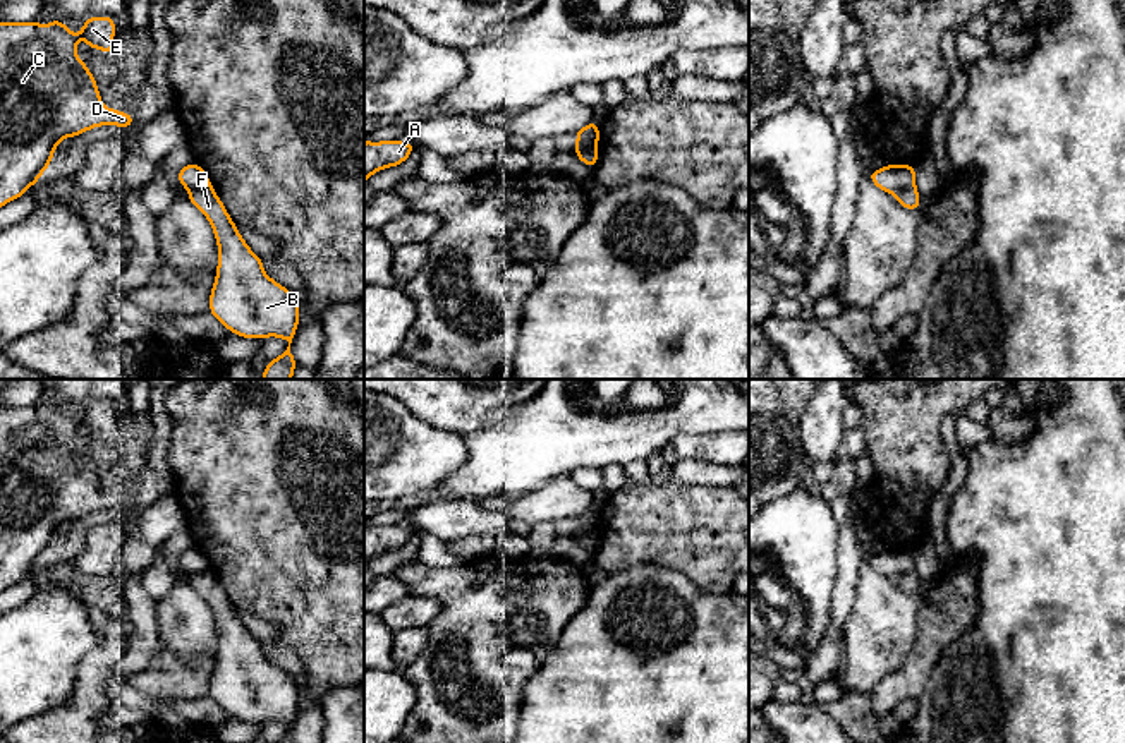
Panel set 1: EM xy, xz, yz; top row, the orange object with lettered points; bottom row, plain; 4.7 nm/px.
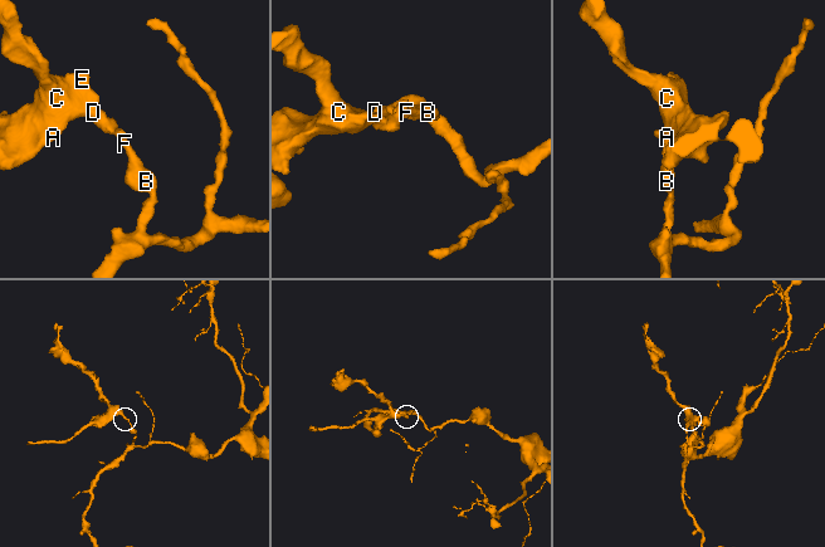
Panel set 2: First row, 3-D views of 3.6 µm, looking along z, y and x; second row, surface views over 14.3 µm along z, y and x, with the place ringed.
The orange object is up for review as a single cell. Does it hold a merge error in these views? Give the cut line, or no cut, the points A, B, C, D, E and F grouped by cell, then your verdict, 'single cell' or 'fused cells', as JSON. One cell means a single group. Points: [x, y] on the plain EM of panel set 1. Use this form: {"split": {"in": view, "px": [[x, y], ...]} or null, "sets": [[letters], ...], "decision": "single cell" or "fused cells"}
{"split": {"in": "xz", "px": [[596, 527], [576, 537]]}, "sets": [["A", "C", "D", "E"], ["B", "F"]], "decision": "fused cells"}

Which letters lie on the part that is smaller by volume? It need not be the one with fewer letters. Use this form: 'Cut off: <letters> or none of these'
Cut off: A, C, D, E

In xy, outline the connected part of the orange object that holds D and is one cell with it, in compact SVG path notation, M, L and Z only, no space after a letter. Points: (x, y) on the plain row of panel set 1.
M89 402L82 415L74 419L62 405L41 407L0 407L0 590L21 582L50 551L53 535L64 522L74 522L98 510L120 510L127 513L136 499L110 494L101 489L100 475L89 451L76 441L76 427L86 424L89 432L105 438L113 436L115 407L112 402Z

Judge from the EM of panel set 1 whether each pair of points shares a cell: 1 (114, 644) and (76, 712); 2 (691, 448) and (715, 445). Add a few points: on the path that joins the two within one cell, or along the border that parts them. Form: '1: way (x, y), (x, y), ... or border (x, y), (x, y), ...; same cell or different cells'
1: way (103, 661), (93, 673), (90, 695); same cell
2: way (696, 447), (710, 447); same cell

